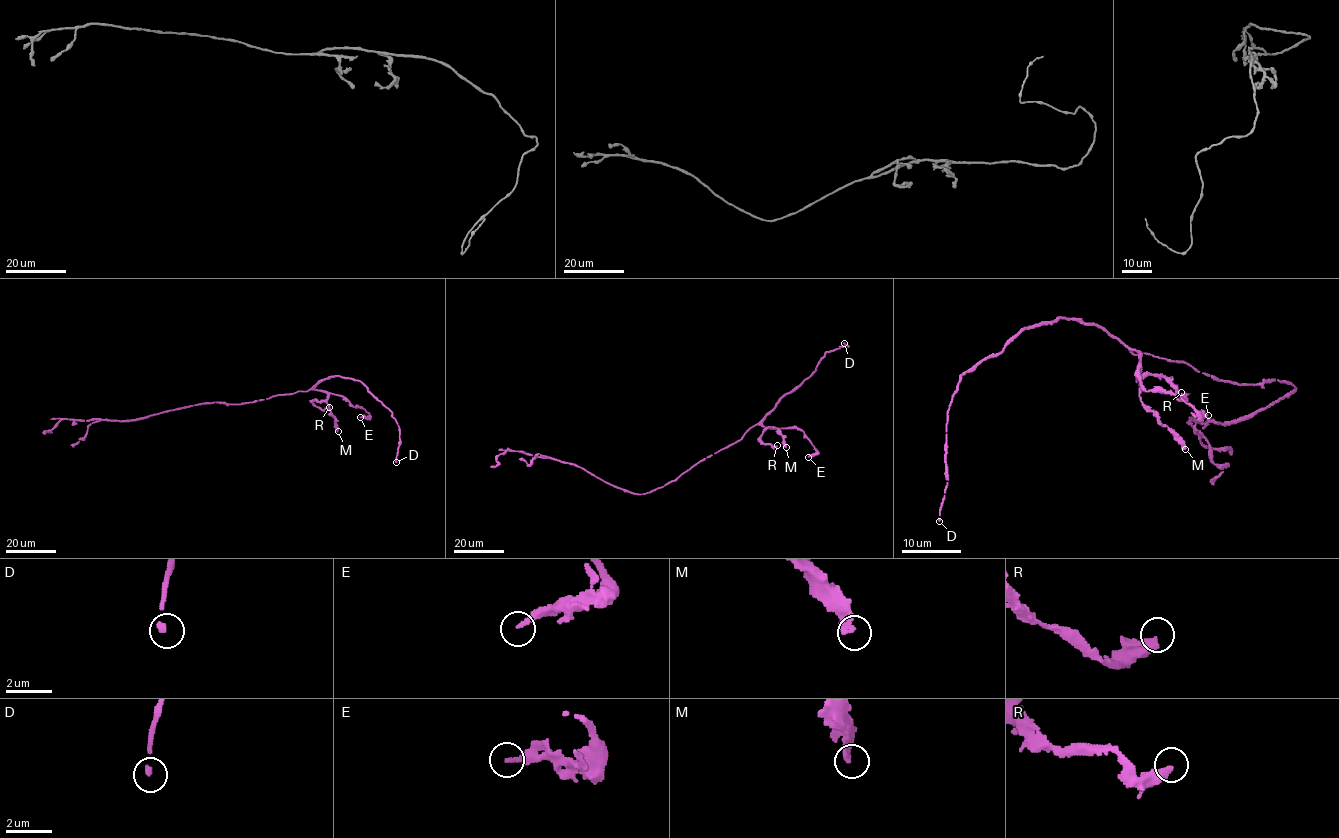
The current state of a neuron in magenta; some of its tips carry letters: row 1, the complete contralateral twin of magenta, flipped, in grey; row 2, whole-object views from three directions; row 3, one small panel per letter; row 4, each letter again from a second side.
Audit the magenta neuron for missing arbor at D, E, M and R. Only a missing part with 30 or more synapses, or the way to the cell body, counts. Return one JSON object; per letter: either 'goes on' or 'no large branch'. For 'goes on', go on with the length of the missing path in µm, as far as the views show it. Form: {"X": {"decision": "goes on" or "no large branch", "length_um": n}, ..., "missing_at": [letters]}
{"D": {"decision": "no large branch"}, "E": {"decision": "no large branch"}, "M": {"decision": "no large branch"}, "R": {"decision": "no large branch"}, "missing_at": []}

